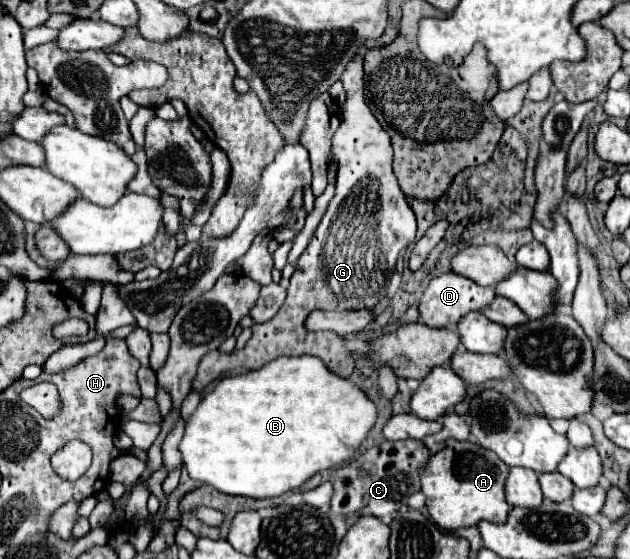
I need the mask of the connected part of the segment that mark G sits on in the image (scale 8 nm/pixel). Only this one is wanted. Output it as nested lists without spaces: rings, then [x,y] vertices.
[[[360,52],[354,56],[350,66],[346,66],[340,80],[346,90],[346,102],[340,106],[342,122],[332,138],[332,152],[338,160],[336,194],[296,264],[286,302],[270,322],[252,326],[252,338],[242,350],[234,350],[230,356],[222,356],[220,350],[206,354],[198,364],[198,374],[192,382],[194,390],[210,388],[220,374],[232,368],[256,370],[280,356],[310,354],[322,358],[326,368],[340,378],[352,374],[354,360],[350,360],[350,354],[344,350],[344,338],[332,332],[310,332],[304,328],[304,320],[316,308],[368,308],[386,298],[396,258],[400,250],[416,238],[416,218],[396,182],[396,176],[392,174],[390,136],[364,102],[364,70]]]

